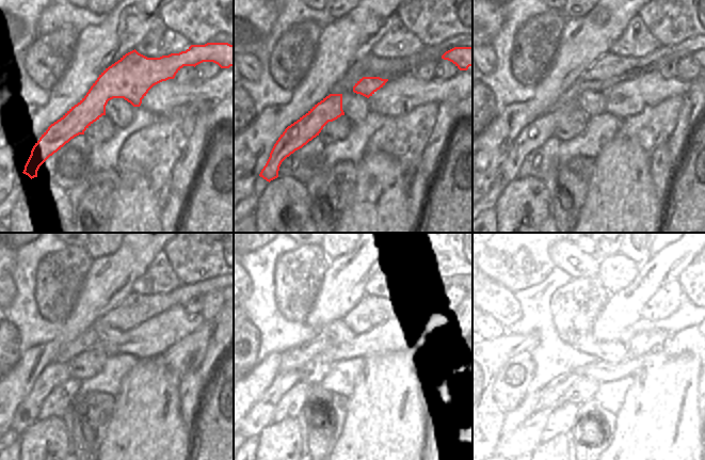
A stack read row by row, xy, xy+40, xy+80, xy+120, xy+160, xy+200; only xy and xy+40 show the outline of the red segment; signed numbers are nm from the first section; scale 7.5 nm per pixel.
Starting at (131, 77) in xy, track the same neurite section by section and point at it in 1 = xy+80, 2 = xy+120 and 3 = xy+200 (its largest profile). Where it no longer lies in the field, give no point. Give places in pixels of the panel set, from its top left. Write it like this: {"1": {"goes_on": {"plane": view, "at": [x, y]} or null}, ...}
{"1": {"goes_on": {"plane": "xy+80", "at": [539, 131]}}, "2": {"goes_on": {"plane": "xy+120", "at": [53, 375]}}, "3": {"goes_on": {"plane": "xy+200", "at": [506, 416]}}}

